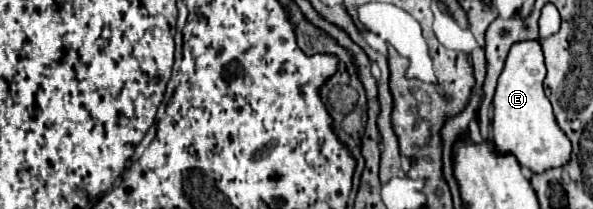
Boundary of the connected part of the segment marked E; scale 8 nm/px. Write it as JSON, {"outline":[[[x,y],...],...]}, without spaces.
{"outline":[[[517,42],[499,76],[493,98],[493,144],[499,154],[513,154],[533,174],[565,166],[571,160],[571,142],[557,126],[549,98],[543,92],[543,54],[539,42]]]}

